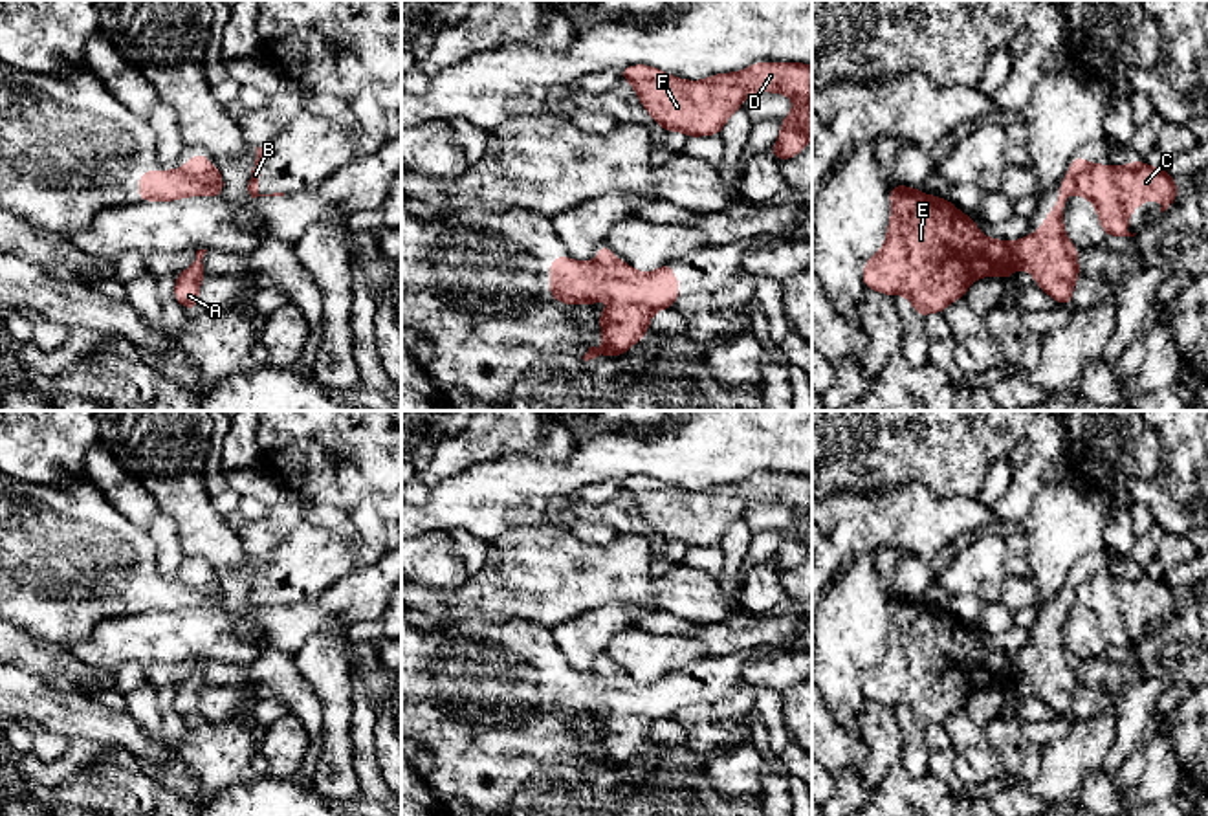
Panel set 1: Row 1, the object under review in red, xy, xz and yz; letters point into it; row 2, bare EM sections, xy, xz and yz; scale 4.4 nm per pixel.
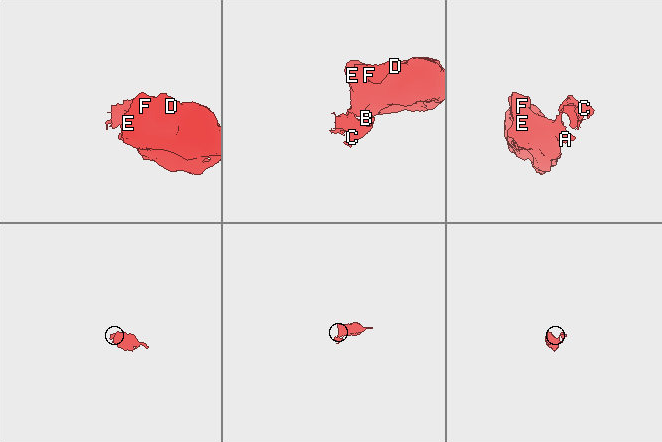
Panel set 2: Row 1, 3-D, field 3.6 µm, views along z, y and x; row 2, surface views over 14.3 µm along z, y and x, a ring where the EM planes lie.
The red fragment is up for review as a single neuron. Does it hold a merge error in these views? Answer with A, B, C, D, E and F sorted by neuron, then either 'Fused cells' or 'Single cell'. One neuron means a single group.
Groups: A D E F / B C. Fused cells

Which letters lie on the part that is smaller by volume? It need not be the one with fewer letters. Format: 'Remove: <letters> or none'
Remove: B, C

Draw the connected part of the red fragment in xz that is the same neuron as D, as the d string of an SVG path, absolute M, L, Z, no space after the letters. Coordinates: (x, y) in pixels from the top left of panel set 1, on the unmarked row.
M755 473L735 484L715 484L706 491L684 491L673 488L654 477L636 475L620 480L621 490L627 490L642 517L667 543L684 543L687 548L717 546L739 521L744 510L755 502L774 502L788 506L796 517L781 530L781 546L770 557L777 572L796 568L812 550L812 477L803 473Z

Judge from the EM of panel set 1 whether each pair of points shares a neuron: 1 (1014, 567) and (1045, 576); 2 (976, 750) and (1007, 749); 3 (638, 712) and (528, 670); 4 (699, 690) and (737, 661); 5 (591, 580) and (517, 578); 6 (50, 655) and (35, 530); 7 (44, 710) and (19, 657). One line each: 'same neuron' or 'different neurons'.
1: different neurons
2: different neurons
3: same neuron
4: same neuron
5: same neuron
6: different neurons
7: different neurons

